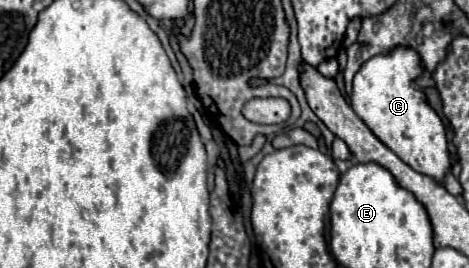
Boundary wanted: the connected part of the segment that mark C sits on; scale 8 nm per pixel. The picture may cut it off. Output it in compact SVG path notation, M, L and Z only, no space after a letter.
M396 46L394 50L386 52L386 54L376 54L374 58L366 60L358 74L352 80L352 96L350 96L350 104L352 110L362 118L362 122L396 154L400 156L408 166L412 166L414 170L436 178L438 182L442 182L444 174L450 170L450 158L448 158L448 140L446 140L446 128L444 122L440 120L440 116L430 108L426 94L422 92L422 88L416 88L416 80L424 74L424 66L422 66L422 56L410 48L410 46Z

